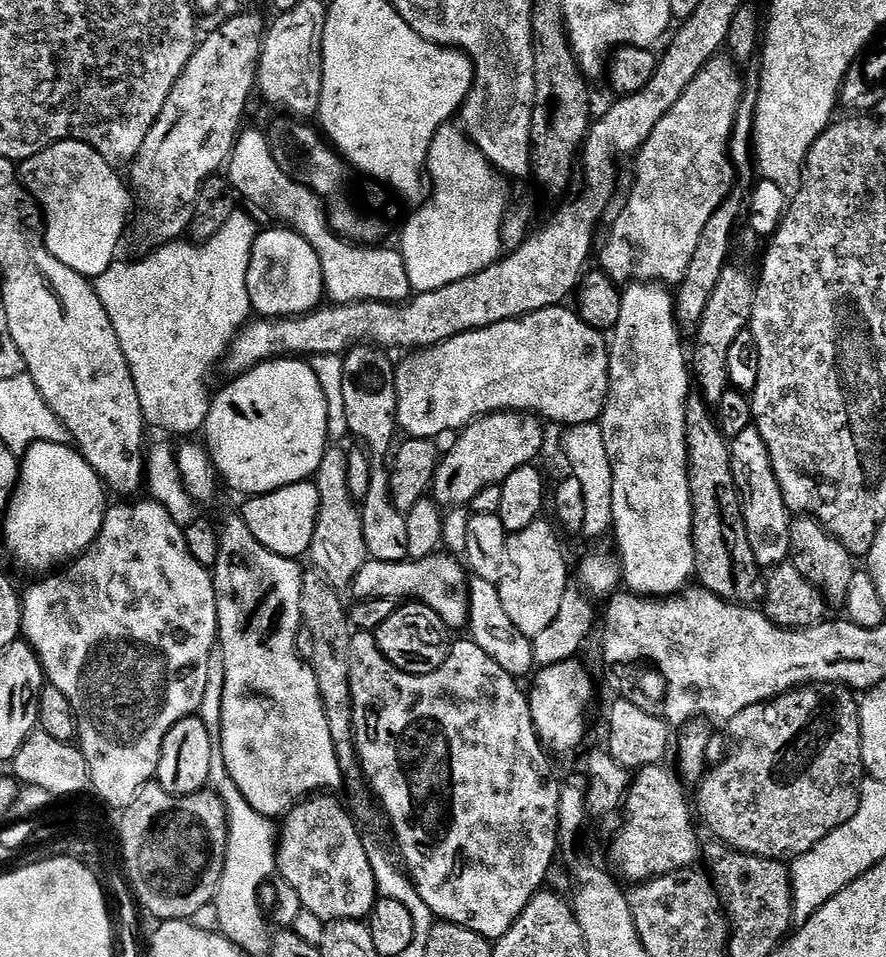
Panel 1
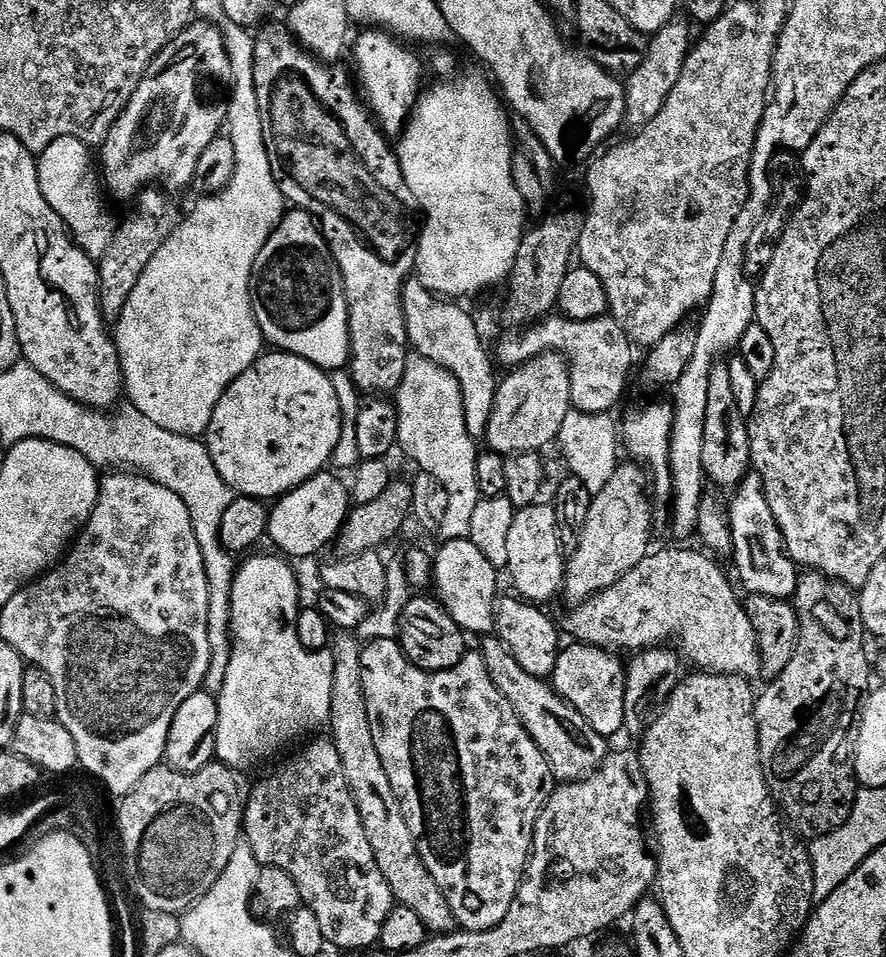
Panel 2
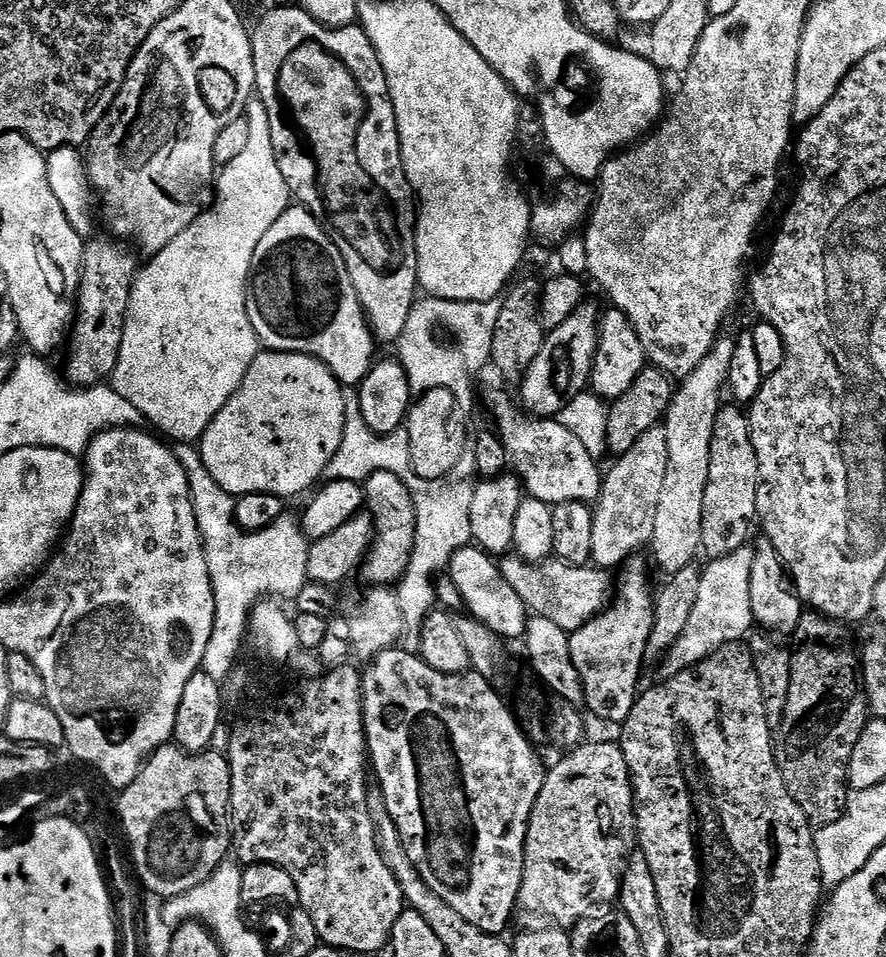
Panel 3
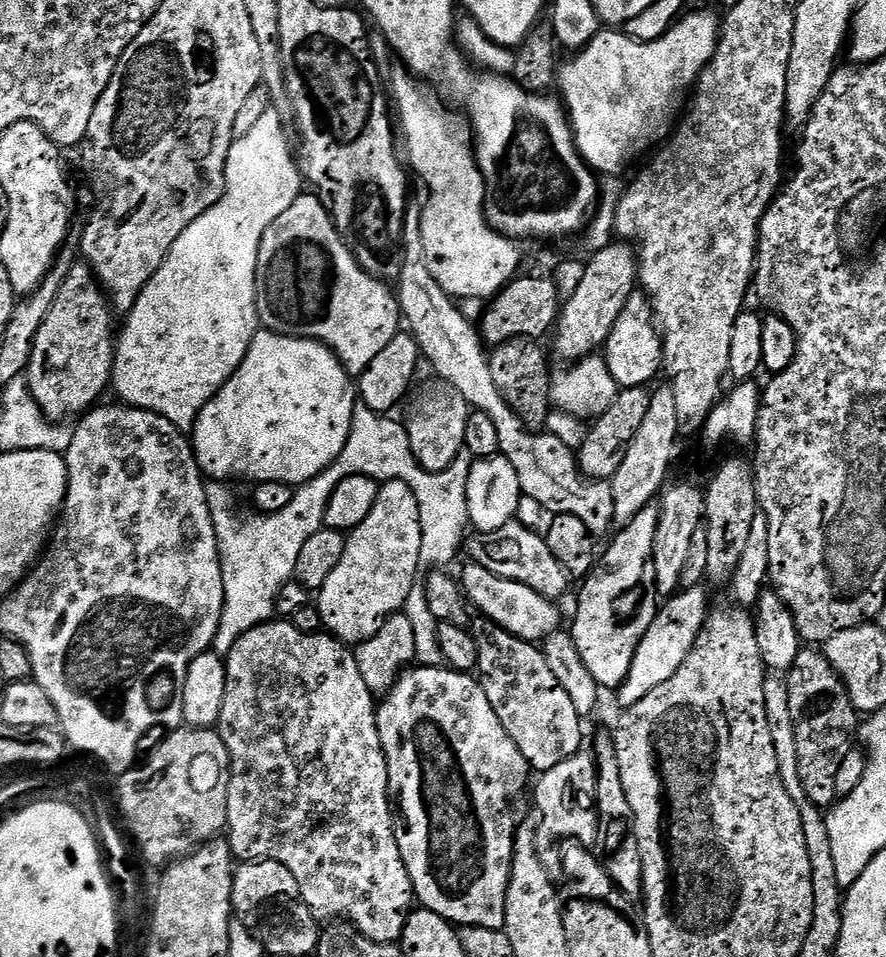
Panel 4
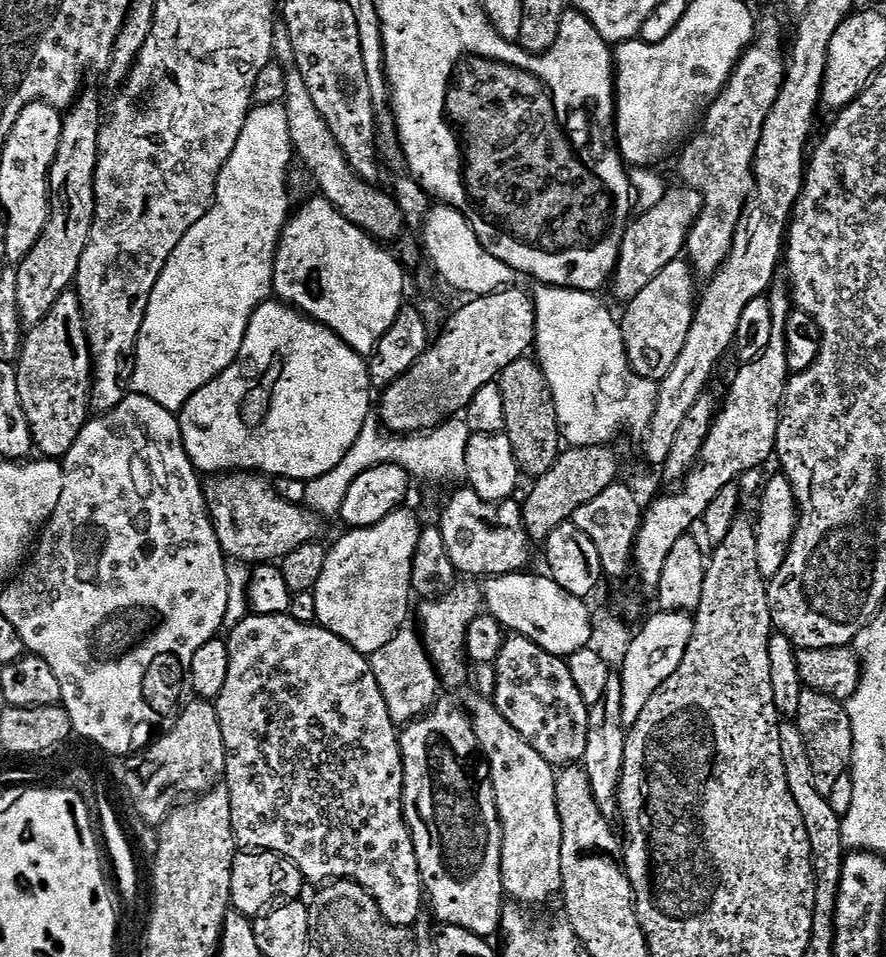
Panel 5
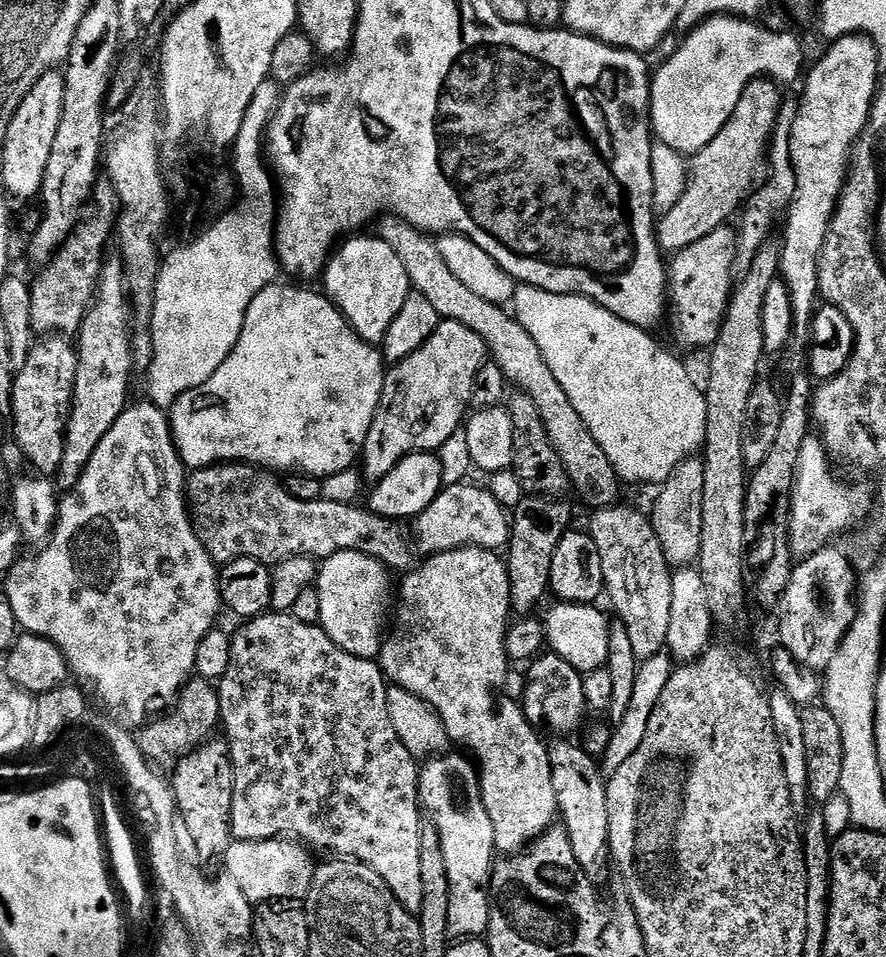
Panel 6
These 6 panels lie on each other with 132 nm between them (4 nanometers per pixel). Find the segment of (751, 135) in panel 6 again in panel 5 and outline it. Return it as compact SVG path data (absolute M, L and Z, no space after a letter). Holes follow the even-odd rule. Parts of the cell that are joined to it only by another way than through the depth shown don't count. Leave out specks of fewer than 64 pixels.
M655 208L649 212L639 213L624 230L624 241L620 247L620 262L616 265L614 279L610 289L621 302L632 300L670 262L681 259L688 243L688 232L692 229L693 213L688 212L664 212ZM637 219L637 220L636 220Z

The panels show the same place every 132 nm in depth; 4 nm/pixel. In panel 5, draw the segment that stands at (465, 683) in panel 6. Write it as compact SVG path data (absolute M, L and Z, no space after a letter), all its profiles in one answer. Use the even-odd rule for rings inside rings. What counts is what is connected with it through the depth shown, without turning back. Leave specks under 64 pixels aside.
M457 583L456 587L438 600L424 600L420 608L420 626L418 632L423 639L424 649L429 659L442 673L445 685L456 688L464 680L466 653L464 643L474 621L482 615L485 607L484 594L479 587L472 584ZM472 694L466 703L466 711L472 717L476 731L476 742L487 766L494 790L494 802L502 826L502 882L504 895L509 901L521 906L544 904L561 895L562 882L562 822L556 801L557 769L552 766L533 746L527 744L518 731L502 716L489 697Z

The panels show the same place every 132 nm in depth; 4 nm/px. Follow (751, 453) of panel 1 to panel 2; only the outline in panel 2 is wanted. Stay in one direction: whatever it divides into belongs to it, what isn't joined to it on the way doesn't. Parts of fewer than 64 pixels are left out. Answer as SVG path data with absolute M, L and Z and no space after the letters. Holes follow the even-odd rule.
M750 472L733 493L733 500L728 504L731 518L732 559L738 568L738 574L747 595L793 599L796 595L800 577L798 566L789 556L777 520L765 500L764 484L759 473Z

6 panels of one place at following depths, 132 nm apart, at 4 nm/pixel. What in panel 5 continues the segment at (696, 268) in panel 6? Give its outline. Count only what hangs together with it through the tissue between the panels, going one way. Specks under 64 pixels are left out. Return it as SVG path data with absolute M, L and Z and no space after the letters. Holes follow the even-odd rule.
M681 258L670 262L632 300L627 301L622 316L622 327L625 338L625 350L628 352L629 362L633 370L642 378L661 381L670 374L670 366L682 354L682 346L686 346L686 334L690 334L692 319L696 316L698 303L698 288L696 292L697 277L694 269L687 259Z

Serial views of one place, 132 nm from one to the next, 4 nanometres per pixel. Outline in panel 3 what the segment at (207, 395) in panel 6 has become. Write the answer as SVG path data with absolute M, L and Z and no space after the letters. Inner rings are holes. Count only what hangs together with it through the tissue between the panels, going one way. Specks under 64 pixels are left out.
M261 350L256 353L254 362L242 382L242 386L222 406L222 410L210 422L210 426L204 431L204 436L198 441L198 451L206 470L226 490L233 498L239 498L244 495L254 494L255 492L265 492L266 494L278 495L283 498L296 496L299 492L304 492L307 488L315 489L317 487L316 479L319 481L324 475L326 466L330 458L338 450L342 442L342 430L344 429L344 399L342 398L342 385L337 380L336 375L332 373L320 360L315 360L313 356L304 356L301 352L274 352L271 350Z

